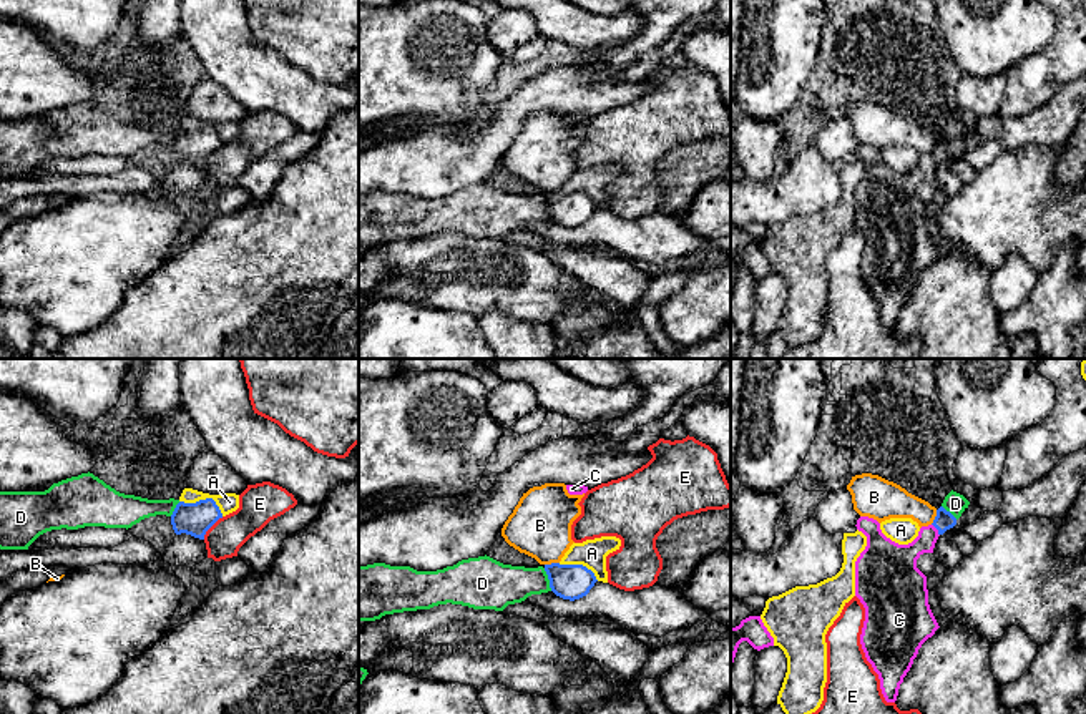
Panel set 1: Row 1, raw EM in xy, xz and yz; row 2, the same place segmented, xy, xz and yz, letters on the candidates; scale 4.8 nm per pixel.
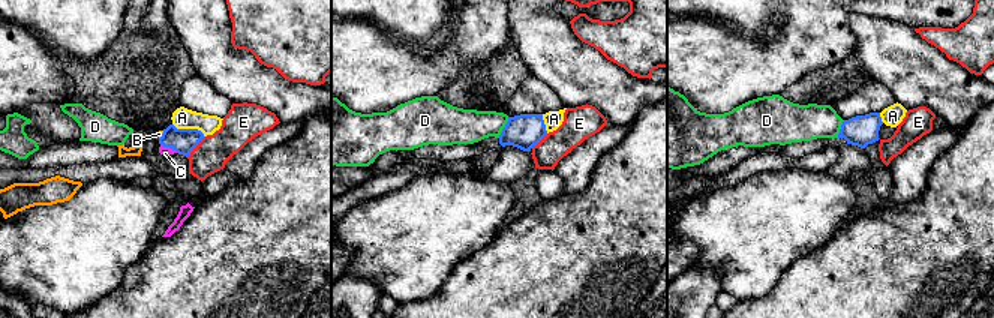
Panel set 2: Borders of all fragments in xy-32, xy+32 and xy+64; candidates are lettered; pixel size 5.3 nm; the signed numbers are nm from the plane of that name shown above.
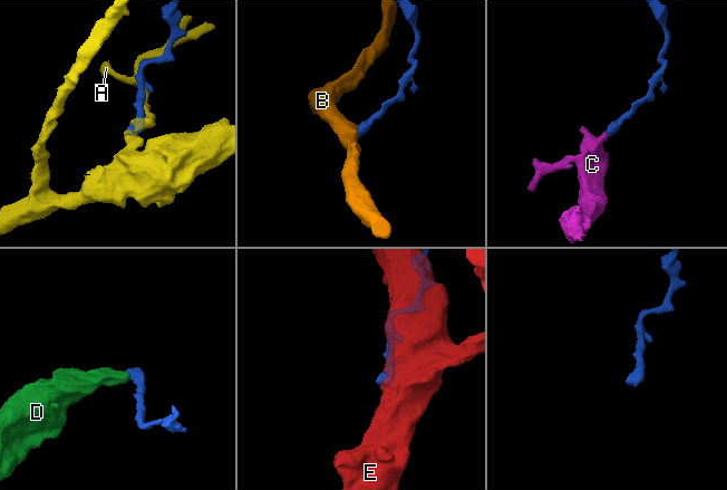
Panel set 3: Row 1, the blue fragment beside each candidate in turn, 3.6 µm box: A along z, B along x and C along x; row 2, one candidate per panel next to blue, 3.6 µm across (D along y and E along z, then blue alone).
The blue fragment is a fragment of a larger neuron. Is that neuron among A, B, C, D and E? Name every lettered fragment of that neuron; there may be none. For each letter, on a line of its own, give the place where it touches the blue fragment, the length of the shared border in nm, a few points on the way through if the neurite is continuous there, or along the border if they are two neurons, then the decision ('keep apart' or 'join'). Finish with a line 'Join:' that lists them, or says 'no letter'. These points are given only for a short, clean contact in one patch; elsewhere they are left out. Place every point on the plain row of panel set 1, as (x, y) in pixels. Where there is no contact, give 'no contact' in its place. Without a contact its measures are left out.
A: contact xy (205, 128); length 220 nm; keep apart
B: contact xz (552, 191); length 70 nm; border xz (558, 190), (545, 193); keep apart
C: contact yz (937, 156); length 70 nm; way yz (944, 148), (937, 156), (897, 190); join
D: contact xz (548, 206); length 120 nm; border xz (543, 196), (552, 218); keep apart
E: contact xy (211, 153); length 150 nm; keep apart
Join: C

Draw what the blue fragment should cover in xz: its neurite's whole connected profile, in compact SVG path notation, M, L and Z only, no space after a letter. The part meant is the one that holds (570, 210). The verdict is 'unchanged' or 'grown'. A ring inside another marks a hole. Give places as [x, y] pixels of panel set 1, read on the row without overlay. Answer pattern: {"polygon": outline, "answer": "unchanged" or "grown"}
{"polygon": "M545 193L551 219L563 227L580 227L598 209L594 201L583 193Z", "answer": "unchanged"}

